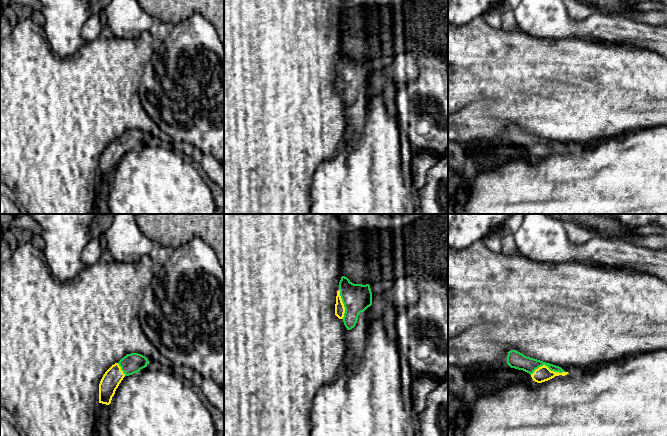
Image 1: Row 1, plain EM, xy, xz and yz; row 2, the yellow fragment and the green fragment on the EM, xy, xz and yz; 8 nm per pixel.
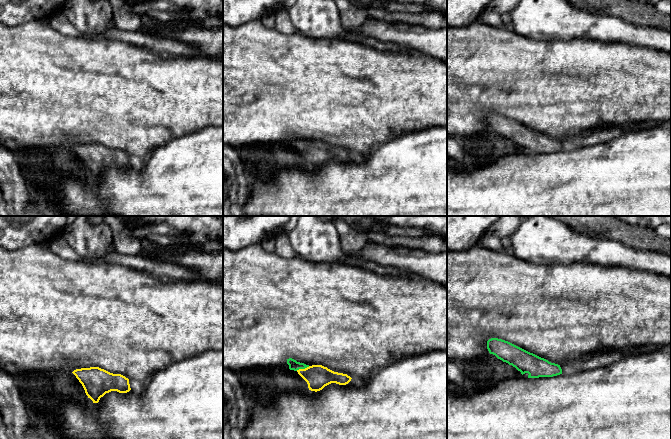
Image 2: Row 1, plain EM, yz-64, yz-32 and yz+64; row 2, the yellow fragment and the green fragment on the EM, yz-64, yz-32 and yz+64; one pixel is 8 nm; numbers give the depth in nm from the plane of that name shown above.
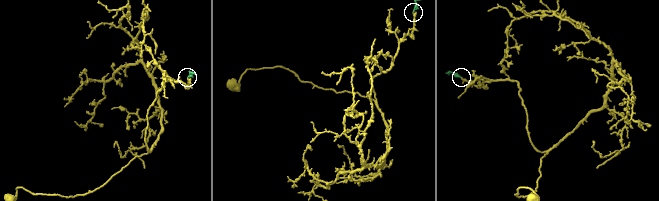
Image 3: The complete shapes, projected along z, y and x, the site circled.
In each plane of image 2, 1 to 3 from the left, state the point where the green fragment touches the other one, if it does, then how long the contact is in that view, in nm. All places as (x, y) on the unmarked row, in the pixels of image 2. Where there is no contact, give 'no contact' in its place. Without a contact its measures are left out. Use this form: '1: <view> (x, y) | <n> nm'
1: no contact
2: yz-32 (302, 145) | 120 nm
3: no contact

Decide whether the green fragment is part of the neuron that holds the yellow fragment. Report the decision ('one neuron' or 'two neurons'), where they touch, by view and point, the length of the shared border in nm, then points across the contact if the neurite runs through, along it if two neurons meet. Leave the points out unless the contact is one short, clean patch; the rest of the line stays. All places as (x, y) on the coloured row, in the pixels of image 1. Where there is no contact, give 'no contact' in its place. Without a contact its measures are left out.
one neuron; contact yz (547, 367); length 280 nm; way yz (543, 373), (547, 367), (528, 365), (517, 360)

